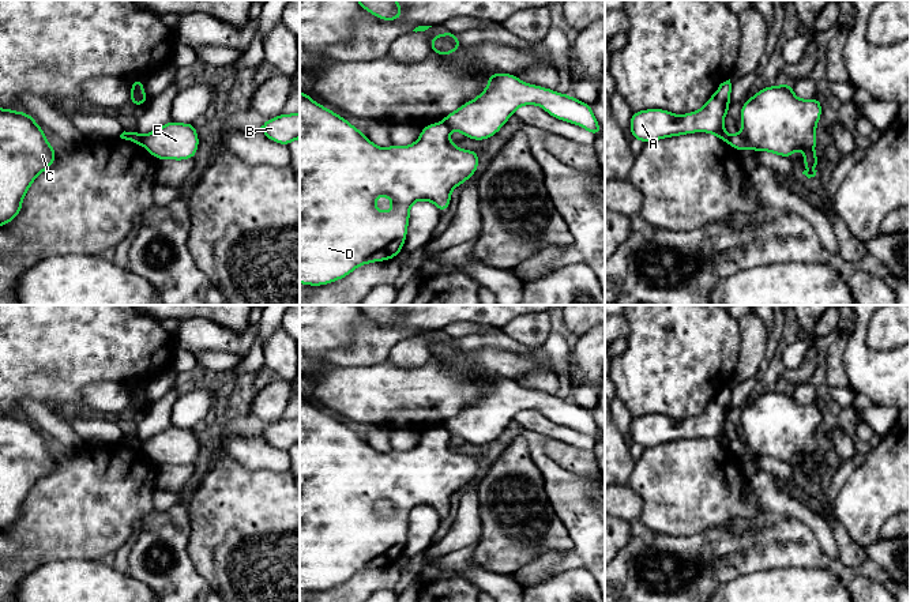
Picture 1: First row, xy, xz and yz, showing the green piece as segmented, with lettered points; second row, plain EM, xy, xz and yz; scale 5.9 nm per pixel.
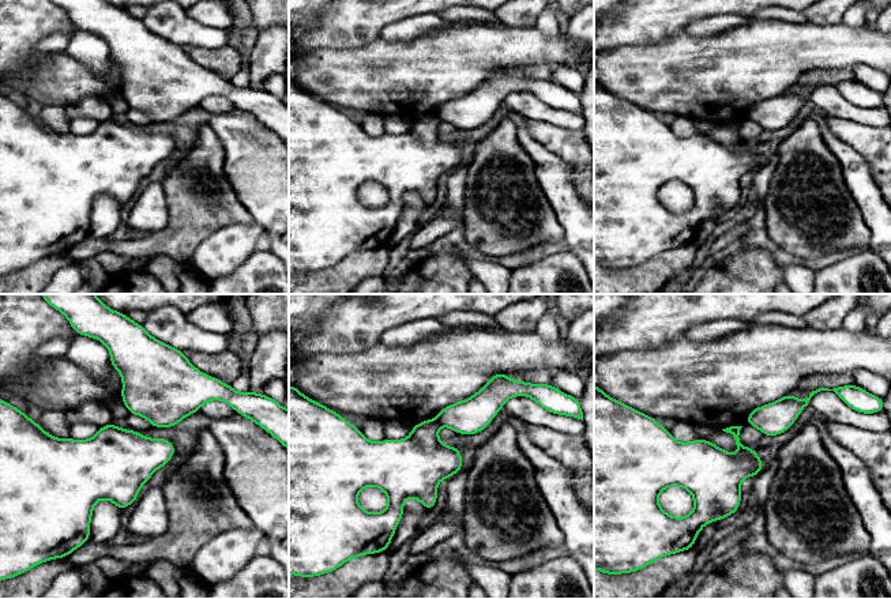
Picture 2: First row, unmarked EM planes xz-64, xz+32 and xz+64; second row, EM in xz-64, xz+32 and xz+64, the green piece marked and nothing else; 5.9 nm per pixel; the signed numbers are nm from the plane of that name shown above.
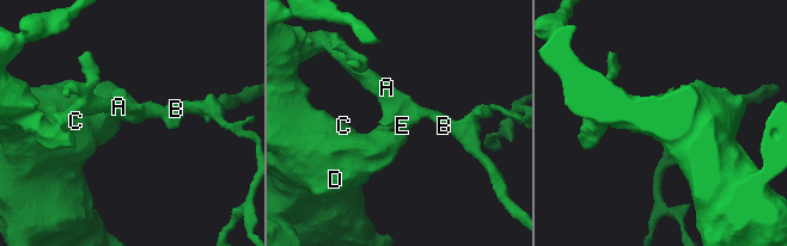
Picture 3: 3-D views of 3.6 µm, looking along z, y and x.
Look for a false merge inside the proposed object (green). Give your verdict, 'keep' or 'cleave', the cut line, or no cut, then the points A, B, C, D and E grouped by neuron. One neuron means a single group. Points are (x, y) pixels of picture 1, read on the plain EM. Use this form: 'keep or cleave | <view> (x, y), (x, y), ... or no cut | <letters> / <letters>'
cleave | xy (139, 440), (142, 448) | A B E / C D

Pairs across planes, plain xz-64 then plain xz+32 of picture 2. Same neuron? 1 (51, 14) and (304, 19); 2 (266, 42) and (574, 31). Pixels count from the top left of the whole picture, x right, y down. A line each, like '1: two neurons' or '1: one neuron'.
1: one neuron
2: one neuron

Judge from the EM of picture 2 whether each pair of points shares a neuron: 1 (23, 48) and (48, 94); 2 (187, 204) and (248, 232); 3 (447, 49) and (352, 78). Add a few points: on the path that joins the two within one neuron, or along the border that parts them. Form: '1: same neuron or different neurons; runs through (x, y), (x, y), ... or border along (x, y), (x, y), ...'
1: different neurons; border along (49, 34), (17, 78), (21, 89)
2: different neurons; border along (254, 221), (224, 225), (203, 238)
3: same neuron; runs through (424, 72), (416, 78), (375, 78)

